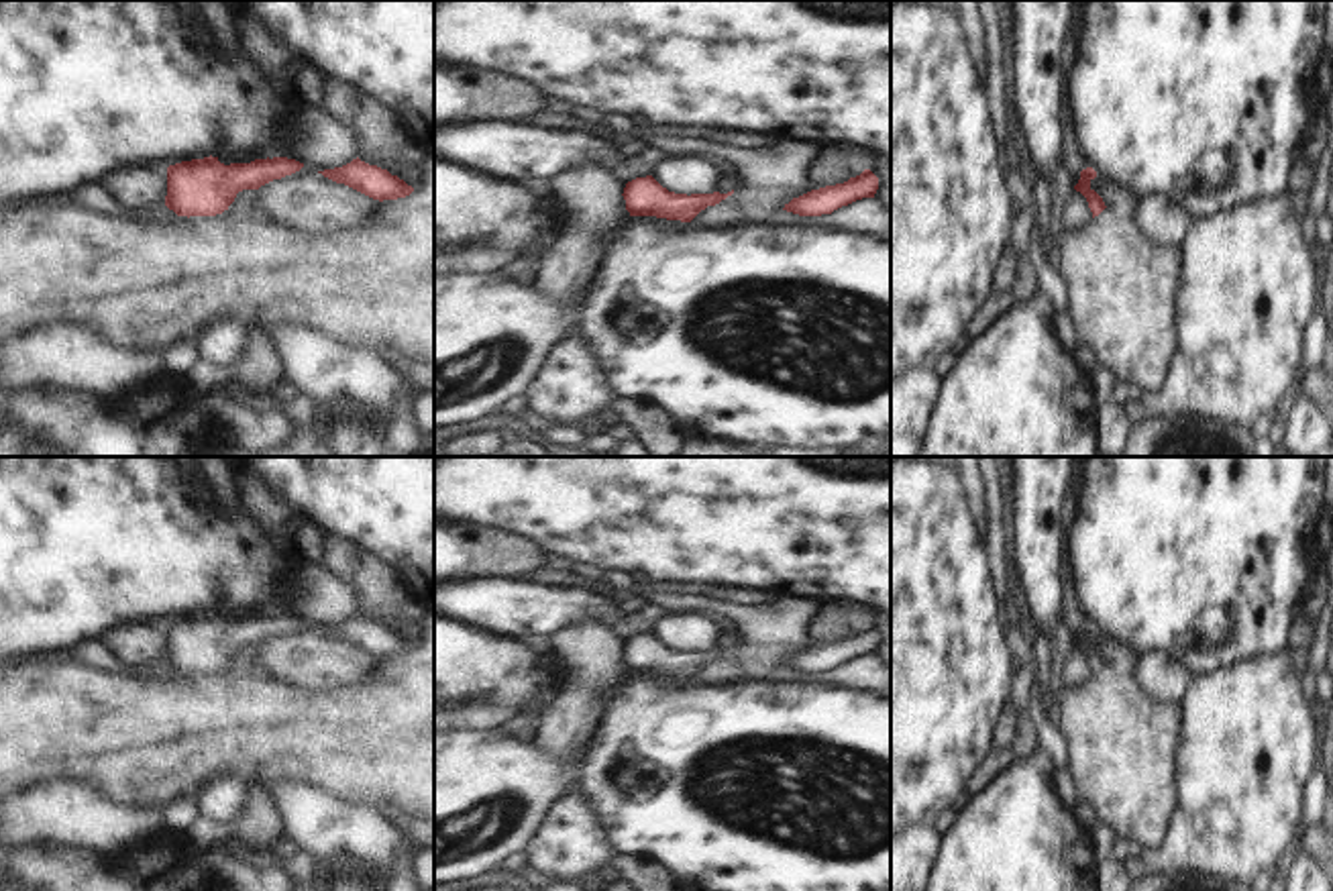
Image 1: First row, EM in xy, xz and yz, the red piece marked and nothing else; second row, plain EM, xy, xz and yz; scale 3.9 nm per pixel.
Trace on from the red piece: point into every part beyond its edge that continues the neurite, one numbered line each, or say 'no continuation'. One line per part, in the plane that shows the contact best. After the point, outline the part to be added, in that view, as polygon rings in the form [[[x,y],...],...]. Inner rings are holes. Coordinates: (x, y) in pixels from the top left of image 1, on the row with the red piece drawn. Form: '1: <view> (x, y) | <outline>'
no continuation

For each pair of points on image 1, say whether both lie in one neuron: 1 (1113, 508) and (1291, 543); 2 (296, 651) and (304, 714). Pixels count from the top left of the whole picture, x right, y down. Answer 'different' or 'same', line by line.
1: same
2: different

